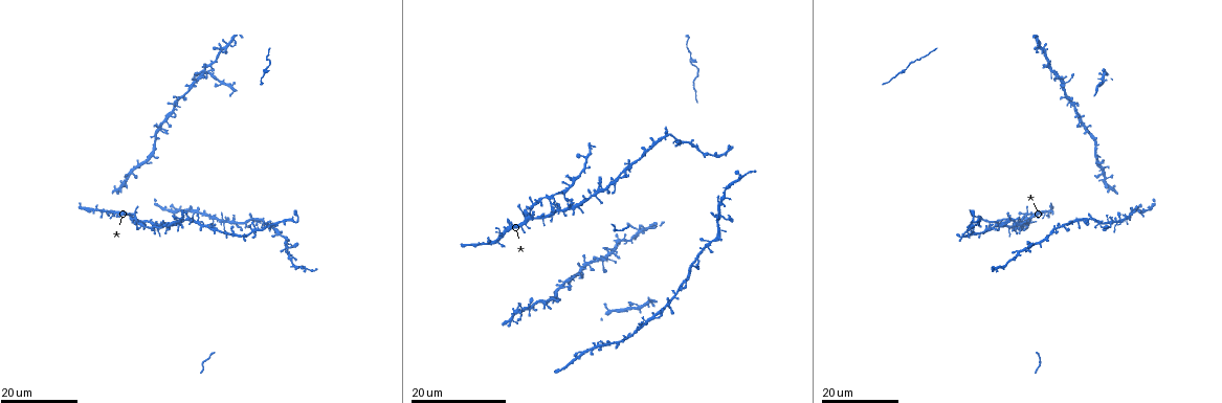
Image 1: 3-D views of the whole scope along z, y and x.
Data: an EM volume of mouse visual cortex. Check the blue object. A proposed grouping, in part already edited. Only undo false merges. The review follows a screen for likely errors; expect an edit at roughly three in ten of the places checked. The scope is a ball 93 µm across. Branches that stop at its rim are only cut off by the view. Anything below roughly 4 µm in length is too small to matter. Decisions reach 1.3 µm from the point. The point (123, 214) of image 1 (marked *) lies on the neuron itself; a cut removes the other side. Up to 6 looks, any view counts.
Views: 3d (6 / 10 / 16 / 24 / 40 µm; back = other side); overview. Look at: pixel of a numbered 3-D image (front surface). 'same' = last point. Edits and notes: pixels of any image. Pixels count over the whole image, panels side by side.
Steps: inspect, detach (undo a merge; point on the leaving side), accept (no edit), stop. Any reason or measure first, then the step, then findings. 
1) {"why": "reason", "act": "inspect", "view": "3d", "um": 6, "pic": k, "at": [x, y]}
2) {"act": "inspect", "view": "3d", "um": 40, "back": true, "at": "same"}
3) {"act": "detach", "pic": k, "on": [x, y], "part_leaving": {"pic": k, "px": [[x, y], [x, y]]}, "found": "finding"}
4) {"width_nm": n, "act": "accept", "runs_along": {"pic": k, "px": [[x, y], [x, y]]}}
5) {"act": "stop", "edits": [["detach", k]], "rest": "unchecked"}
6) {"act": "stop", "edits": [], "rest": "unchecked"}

{"why": "four-way junction", "act": "inspect", "view": "3d", "um": 16, "pic": 1, "at": [548, 194]}

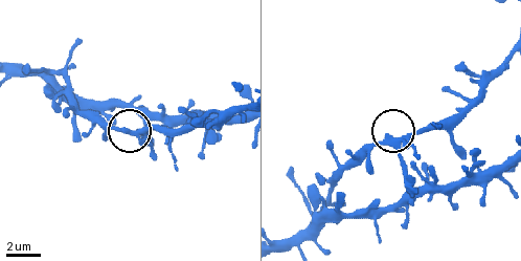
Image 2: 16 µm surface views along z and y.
{"act": "inspect", "view": "3d", "um": 10, "pic": 2, "at": [398, 139]}

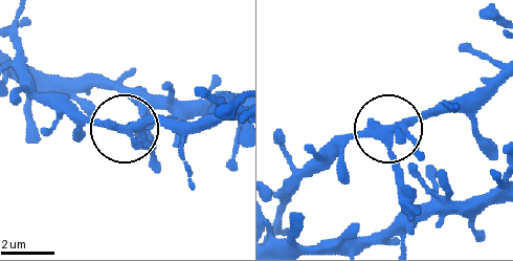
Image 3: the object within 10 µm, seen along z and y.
{"act": "accept", "runs_along": {"pic": 3, "px": [[276, 218], [284, 200], [353, 139], [472, 110]]}, "found": "continuous, no second neuron"}

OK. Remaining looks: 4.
{"why": "three arms meet", "act": "inspect", "view": "3d", "um": 16, "pic": 1, "at": [1019, 252]}

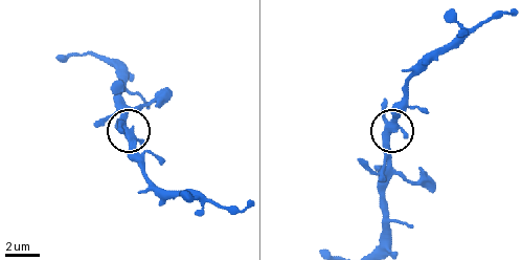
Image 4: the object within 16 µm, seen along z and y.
{"act": "inspect", "view": "3d", "um": 10, "pic": 4, "at": [129, 134]}

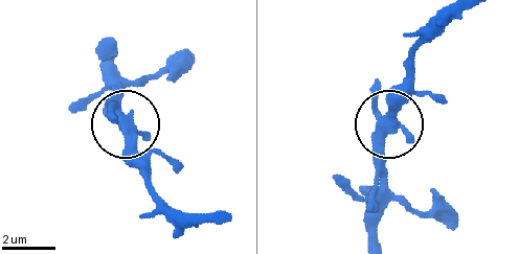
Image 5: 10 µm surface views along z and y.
{"arms": 3, "act": "accept", "found": "all the same neuron"}

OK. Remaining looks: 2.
{"why": "four or more arms meet", "act": "inspect", "view": "3d", "um": 16, "pic": 1, "at": [497, 242]}

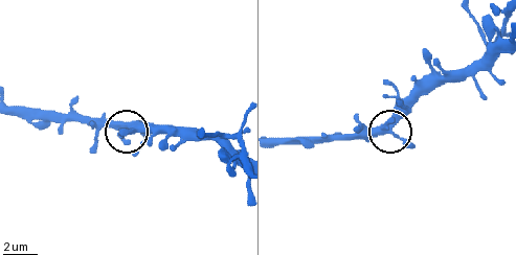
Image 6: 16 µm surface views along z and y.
{"why": "zoom in", "act": "inspect", "view": "3d", "um": 10, "pic": 6, "at": [123, 126]}

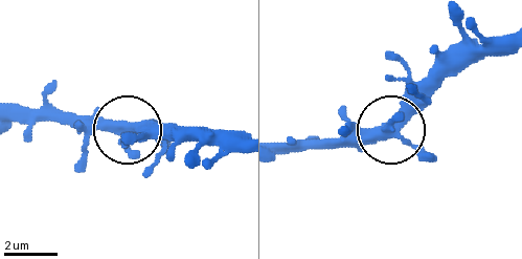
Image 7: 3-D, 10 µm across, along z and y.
{"side_arm_um": 9, "arms": 4, "act": "accept", "found": "continuous, no second neuron"}

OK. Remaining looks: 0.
{"act": "stop", "edits": [], "rest": "unchecked"}

